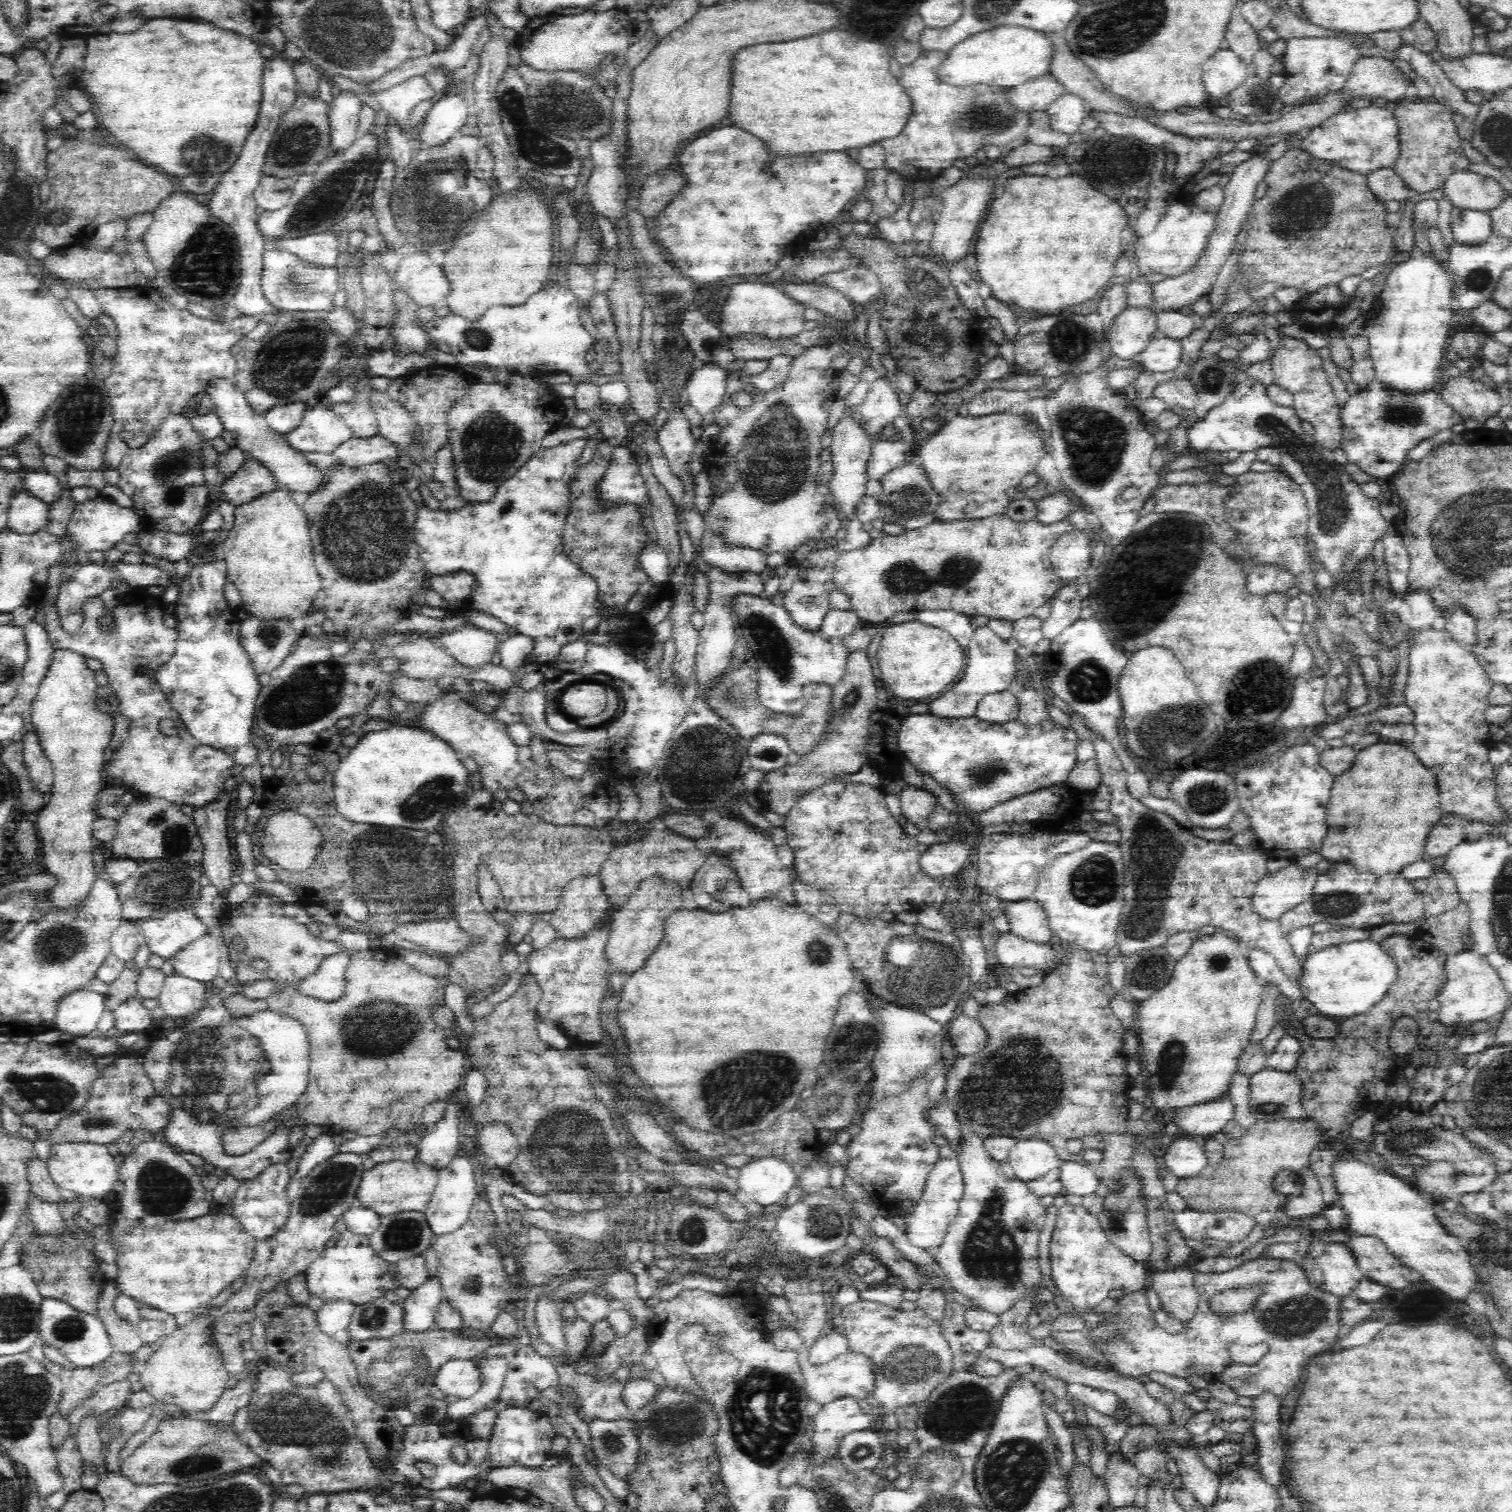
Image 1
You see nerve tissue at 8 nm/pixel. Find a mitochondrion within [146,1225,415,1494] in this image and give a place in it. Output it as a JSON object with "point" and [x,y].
{"point":[281,1418]}

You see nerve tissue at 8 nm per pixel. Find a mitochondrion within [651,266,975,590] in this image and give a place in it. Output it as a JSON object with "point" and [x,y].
{"point":[773,471]}

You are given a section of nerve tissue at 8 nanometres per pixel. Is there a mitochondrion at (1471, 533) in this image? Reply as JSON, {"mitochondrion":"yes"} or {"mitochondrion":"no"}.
{"mitochondrion":"yes"}

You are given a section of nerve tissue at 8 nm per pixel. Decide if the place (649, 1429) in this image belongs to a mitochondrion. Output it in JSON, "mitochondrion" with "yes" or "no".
{"mitochondrion":"yes"}

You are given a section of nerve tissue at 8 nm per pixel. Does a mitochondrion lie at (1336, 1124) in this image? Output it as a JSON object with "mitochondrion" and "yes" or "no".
{"mitochondrion":"no"}

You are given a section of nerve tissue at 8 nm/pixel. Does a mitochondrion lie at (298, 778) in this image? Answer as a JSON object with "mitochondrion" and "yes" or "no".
{"mitochondrion":"no"}

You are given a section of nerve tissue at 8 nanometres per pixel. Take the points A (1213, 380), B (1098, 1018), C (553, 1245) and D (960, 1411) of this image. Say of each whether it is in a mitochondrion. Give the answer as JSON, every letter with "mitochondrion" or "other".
{"A":"mitochondrion","B":"other","C":"other","D":"mitochondrion"}

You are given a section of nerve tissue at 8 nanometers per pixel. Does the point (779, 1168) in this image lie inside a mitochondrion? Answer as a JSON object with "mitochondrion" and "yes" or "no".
{"mitochondrion":"no"}

